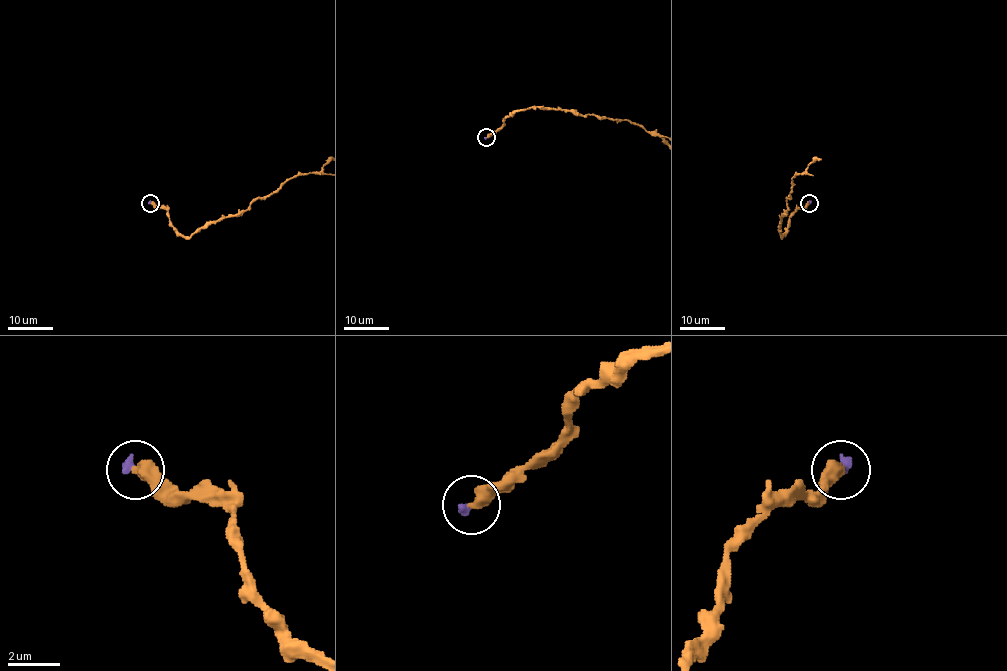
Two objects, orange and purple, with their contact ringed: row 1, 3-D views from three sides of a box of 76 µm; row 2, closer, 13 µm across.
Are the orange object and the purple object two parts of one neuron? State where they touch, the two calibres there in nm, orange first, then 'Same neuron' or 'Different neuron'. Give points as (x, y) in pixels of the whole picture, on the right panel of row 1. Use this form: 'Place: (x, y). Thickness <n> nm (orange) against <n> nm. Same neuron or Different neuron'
Place: (809, 203). Thickness 550 nm (orange) against 240 nm. Same neuron

